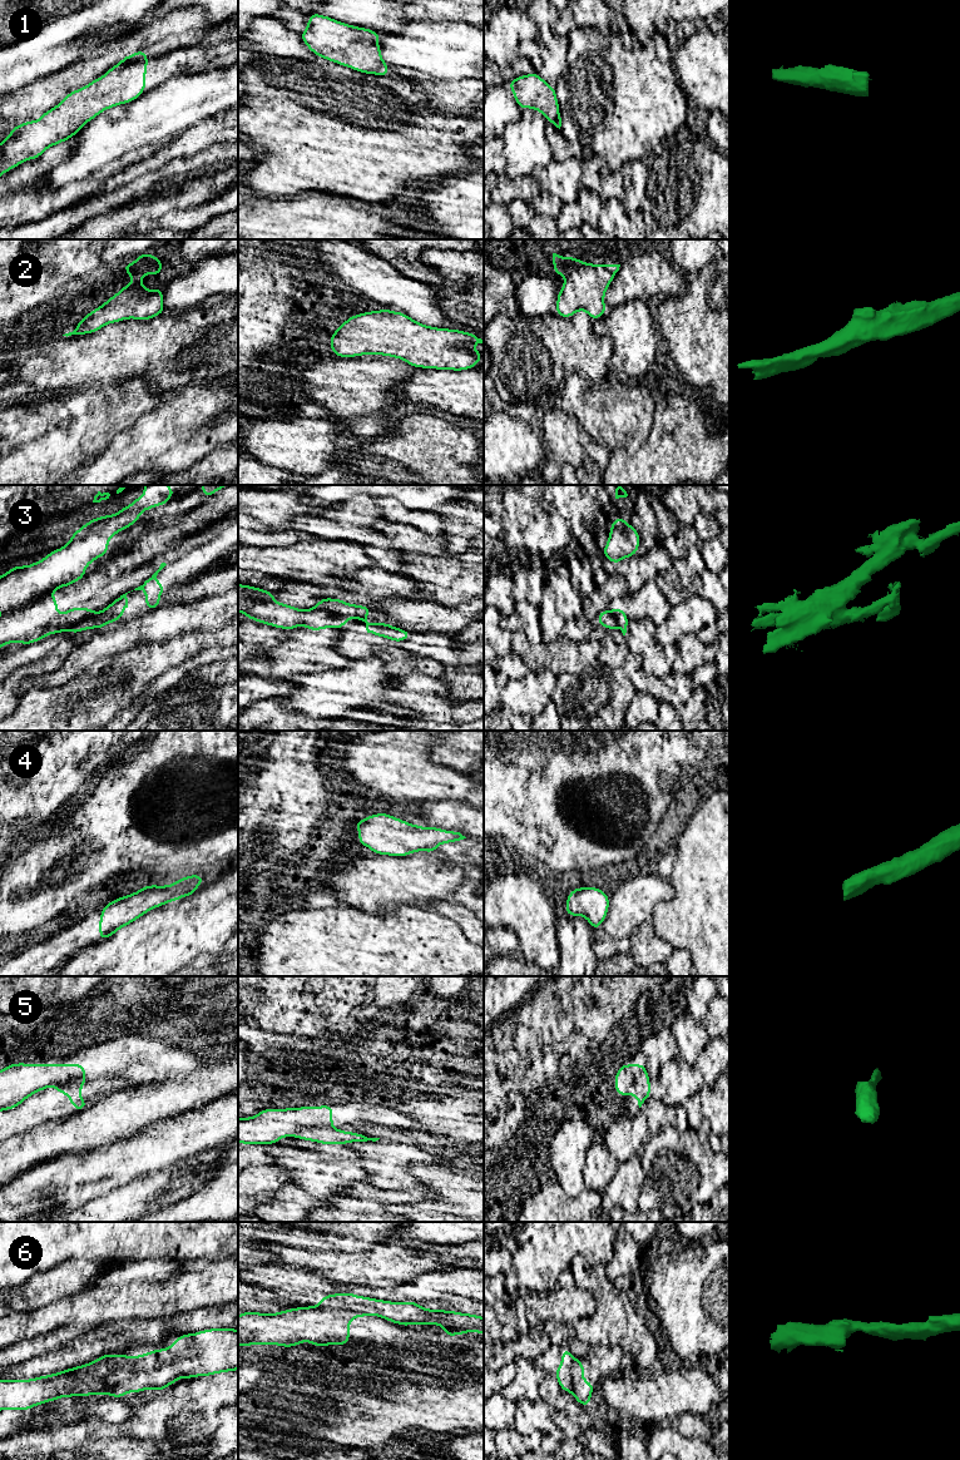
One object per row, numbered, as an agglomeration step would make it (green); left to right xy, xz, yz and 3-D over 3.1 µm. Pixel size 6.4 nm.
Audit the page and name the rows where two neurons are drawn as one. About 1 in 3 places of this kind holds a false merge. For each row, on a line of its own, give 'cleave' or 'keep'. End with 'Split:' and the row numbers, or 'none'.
1: keep
2: keep
3: cleave
4: keep
5: cleave
6: cleave
Split: 3, 5, 6

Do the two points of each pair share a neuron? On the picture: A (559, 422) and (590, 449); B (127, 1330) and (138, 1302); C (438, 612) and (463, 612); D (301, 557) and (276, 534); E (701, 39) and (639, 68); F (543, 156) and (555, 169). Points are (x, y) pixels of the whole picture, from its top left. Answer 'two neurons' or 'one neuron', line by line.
A: two neurons
B: two neurons
C: one neuron
D: two neurons
E: two neurons
F: two neurons

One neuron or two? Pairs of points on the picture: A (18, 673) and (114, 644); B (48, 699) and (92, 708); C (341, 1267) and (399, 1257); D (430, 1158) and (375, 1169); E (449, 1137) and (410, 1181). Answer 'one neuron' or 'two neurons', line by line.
A: two neurons
B: one neuron
C: one neuron
D: one neuron
E: two neurons

